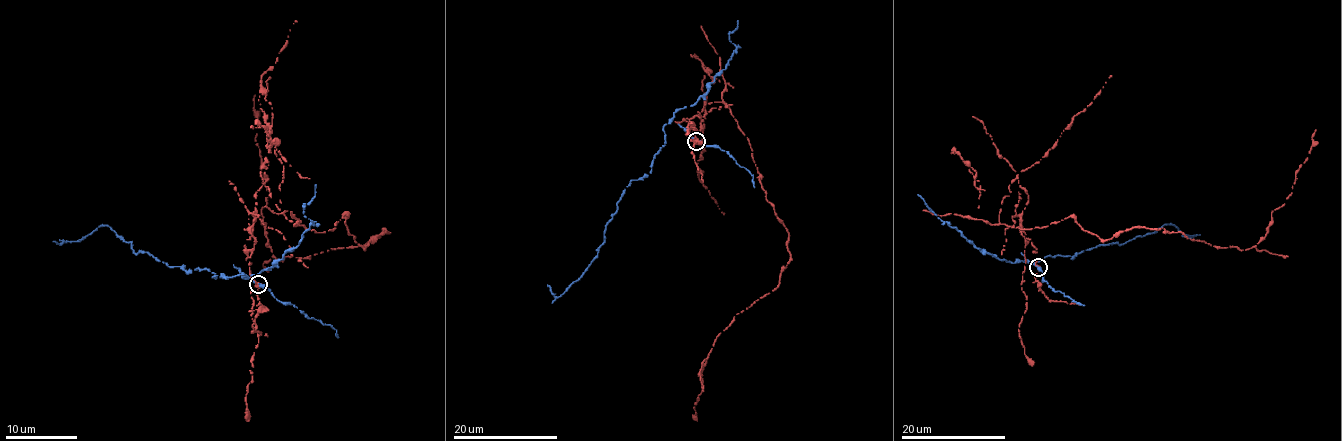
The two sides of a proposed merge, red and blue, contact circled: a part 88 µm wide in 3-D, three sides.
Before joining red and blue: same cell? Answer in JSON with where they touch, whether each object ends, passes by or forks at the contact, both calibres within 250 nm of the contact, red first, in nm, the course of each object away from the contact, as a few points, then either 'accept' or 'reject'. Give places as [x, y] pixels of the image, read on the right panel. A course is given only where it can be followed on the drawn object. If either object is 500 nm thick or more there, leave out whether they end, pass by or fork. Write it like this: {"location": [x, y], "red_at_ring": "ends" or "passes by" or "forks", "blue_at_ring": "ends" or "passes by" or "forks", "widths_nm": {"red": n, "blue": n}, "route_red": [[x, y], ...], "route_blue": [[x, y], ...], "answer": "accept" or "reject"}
{"location": [1038, 267], "red_at_ring": "passes by", "blue_at_ring": "passes by", "widths_nm": {"red": 340, "blue": 260}, "route_red": [[1038, 266], [1016, 178], [1002, 200], [1007, 226], [1072, 216], [1104, 240], [1162, 227], [1251, 248], [1315, 130]], "route_blue": [[1037, 266], [1023, 255], [1017, 260], [1073, 257], [1171, 223], [1194, 235], [1181, 235]], "answer": "reject"}

